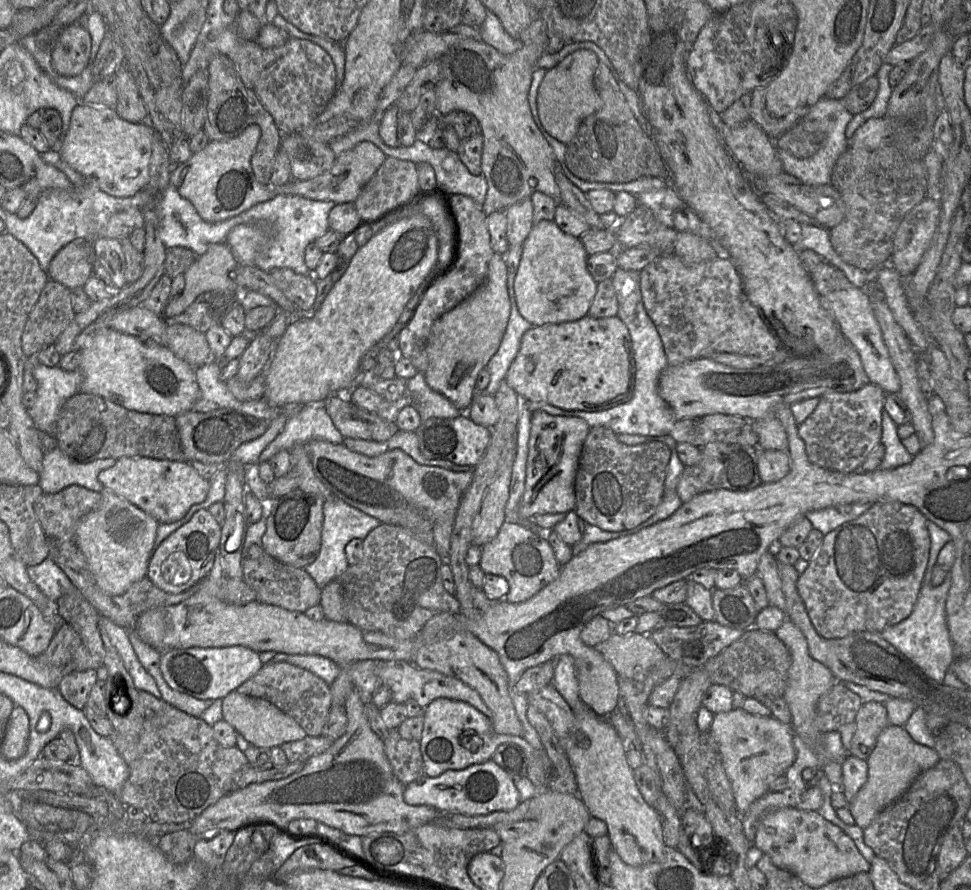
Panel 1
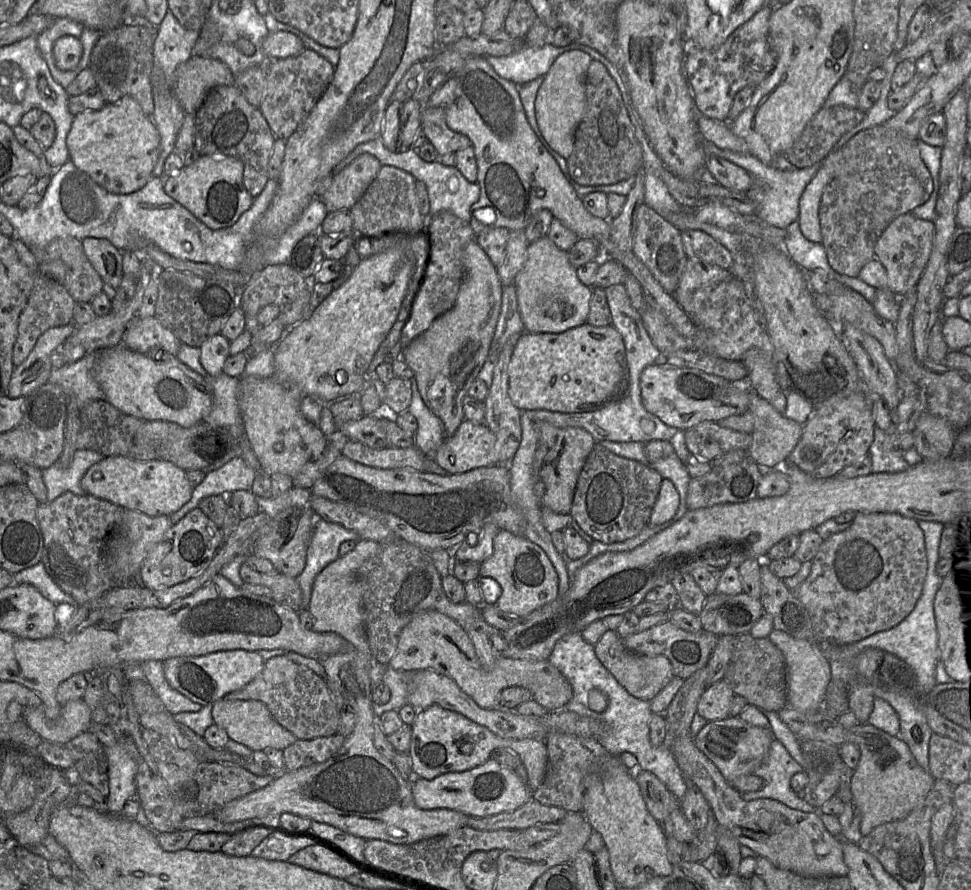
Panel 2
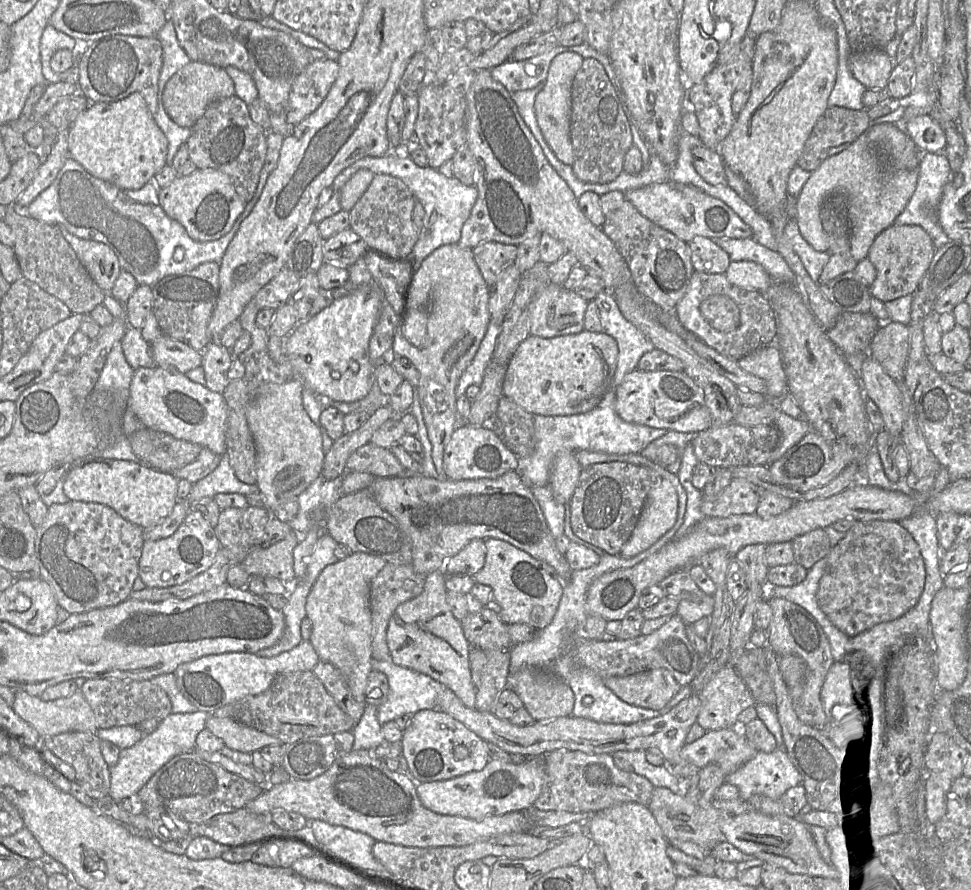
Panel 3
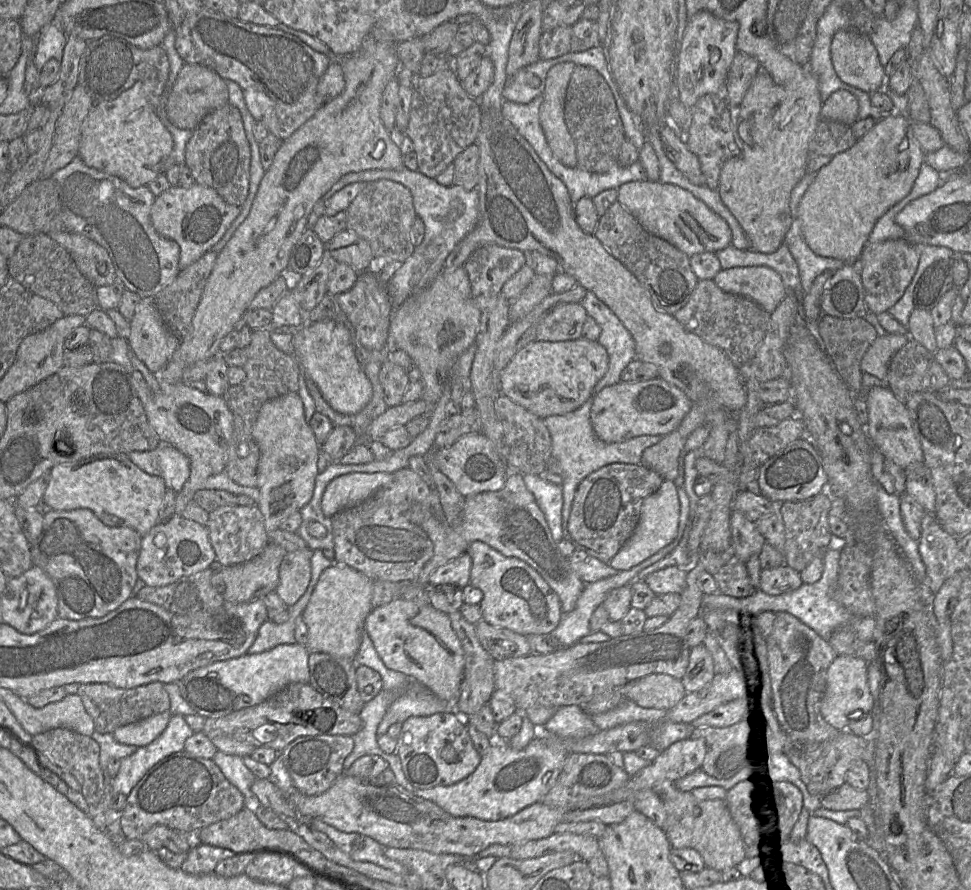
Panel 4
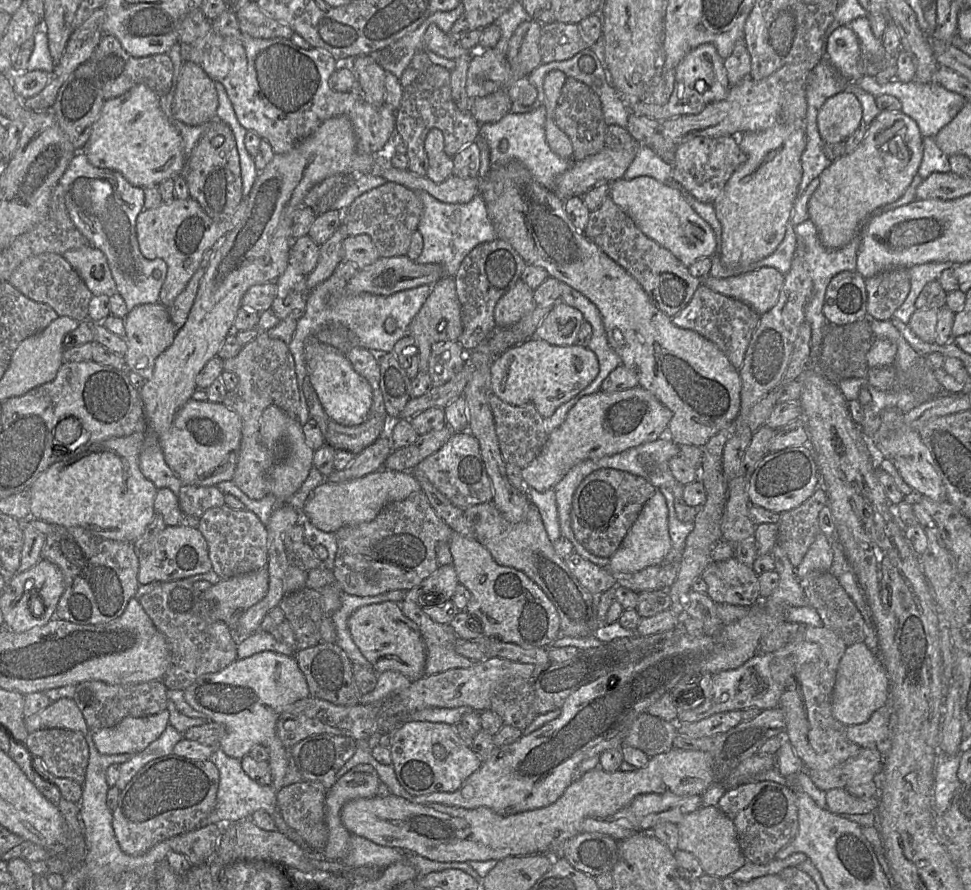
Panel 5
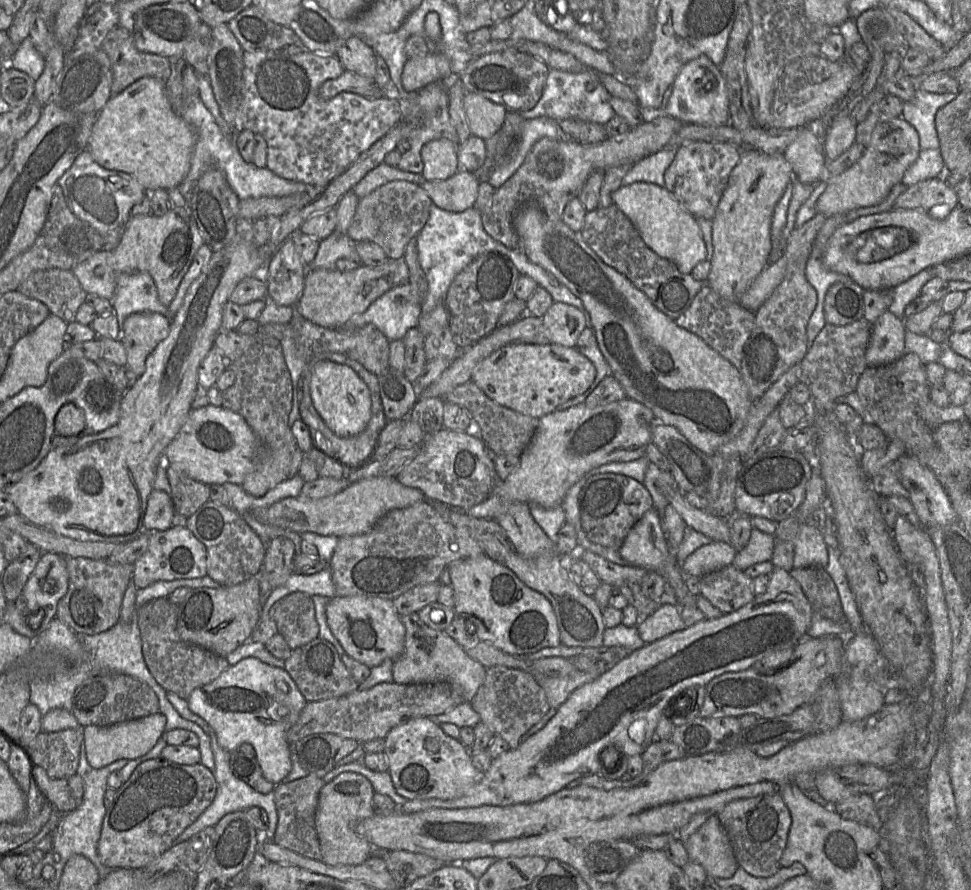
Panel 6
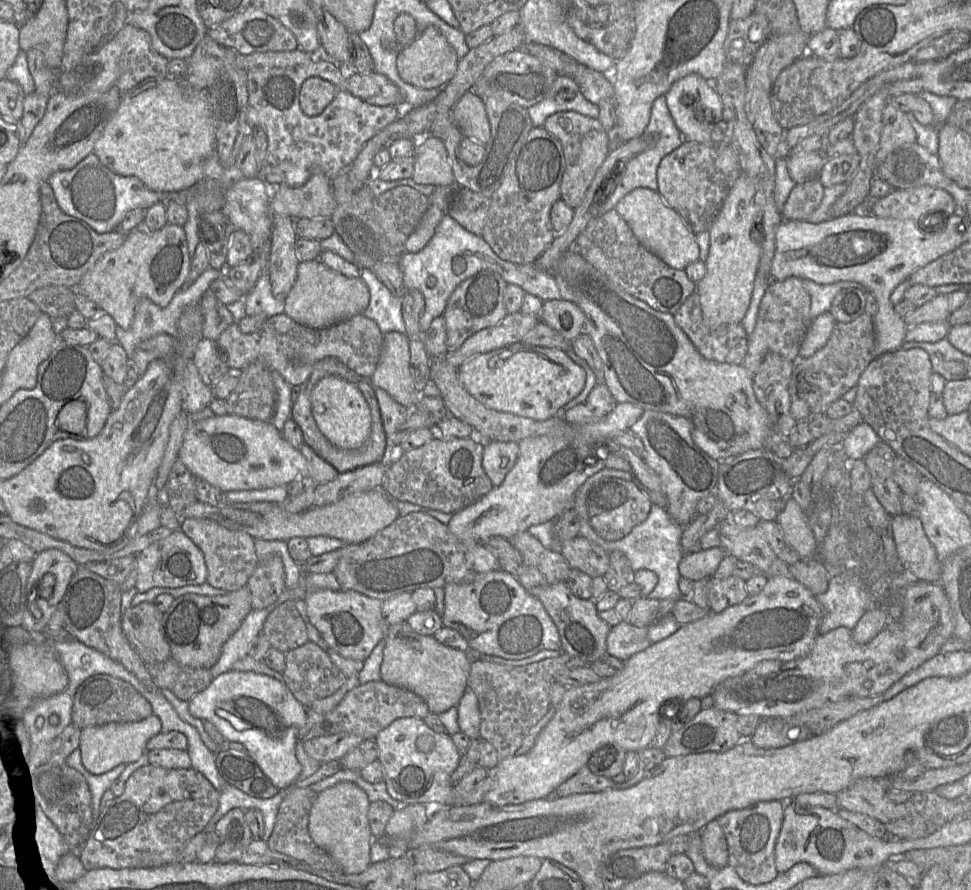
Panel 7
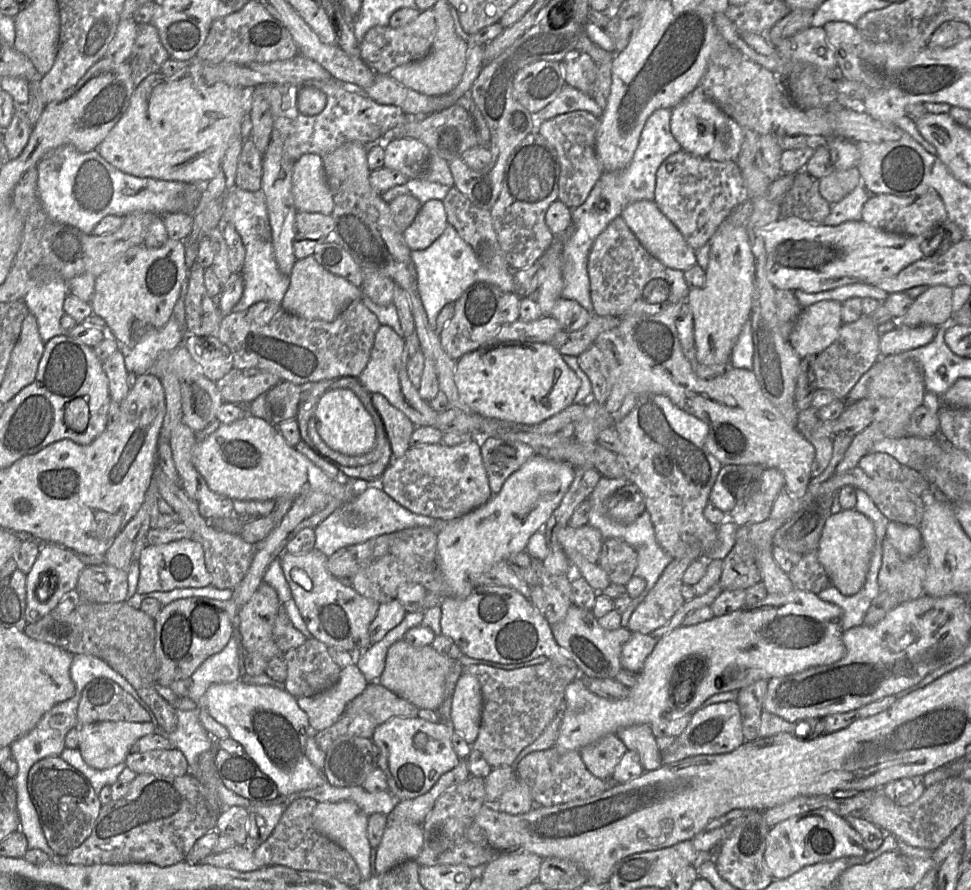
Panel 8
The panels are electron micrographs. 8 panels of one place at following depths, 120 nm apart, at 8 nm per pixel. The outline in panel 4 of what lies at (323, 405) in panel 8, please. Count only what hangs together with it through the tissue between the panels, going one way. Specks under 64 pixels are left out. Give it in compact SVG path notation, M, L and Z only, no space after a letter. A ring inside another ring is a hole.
M323 320L305 324L292 337L295 354L317 385L325 401L342 414L360 412L372 399L372 384L355 354L355 339L350 324Z

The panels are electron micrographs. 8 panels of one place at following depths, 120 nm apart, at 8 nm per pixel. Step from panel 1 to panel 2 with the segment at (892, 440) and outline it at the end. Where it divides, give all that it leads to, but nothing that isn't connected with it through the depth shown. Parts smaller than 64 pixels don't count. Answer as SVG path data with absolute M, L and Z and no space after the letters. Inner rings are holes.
M878 427L874 429L874 440L869 448L868 455L872 460L871 473L900 473L909 468L908 463L903 458L903 453L898 448L894 449L888 435Z

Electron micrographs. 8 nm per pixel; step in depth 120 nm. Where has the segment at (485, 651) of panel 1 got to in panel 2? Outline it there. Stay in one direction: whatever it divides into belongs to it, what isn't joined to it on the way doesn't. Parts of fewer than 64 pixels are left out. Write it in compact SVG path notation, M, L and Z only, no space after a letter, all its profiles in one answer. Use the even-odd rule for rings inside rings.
M434 610L415 614L402 629L396 653L388 665L396 671L432 670L447 676L483 709L501 709L501 692L513 686L528 689L532 700L548 712L563 710L573 696L570 683L548 660L511 659L501 656L493 669L484 669L465 630L447 615Z

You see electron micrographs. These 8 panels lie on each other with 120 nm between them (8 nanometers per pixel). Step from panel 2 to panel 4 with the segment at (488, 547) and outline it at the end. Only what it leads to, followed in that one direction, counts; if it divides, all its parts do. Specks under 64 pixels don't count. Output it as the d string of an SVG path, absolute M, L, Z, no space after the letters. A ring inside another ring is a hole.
M467 553L437 568L429 577L429 588L440 591L438 586L453 586L462 589L469 585L470 571L472 566L471 557Z

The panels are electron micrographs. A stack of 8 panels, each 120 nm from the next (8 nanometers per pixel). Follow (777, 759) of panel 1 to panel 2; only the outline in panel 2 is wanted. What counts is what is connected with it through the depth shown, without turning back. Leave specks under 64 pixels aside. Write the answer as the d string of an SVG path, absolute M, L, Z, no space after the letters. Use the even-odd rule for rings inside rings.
M740 716L708 722L693 738L695 746L715 764L729 783L737 777L753 775L765 759L773 740L770 729L751 725Z

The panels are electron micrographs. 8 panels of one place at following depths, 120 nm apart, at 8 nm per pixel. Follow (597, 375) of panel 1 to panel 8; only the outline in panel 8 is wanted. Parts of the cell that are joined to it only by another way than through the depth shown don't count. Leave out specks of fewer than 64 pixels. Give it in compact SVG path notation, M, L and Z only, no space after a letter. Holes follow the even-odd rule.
M551 344L484 345L459 358L455 363L454 382L459 397L472 411L483 418L499 419L520 425L539 424L573 404L581 380L564 362Z

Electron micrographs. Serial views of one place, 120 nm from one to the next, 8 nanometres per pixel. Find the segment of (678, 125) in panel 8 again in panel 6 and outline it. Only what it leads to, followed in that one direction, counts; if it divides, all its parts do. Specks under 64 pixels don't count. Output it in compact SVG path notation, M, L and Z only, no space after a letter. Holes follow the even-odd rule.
M700 55L699 57L689 61L686 63L679 73L677 74L673 84L672 84L672 94L668 100L667 105L663 109L663 115L658 116L656 118L662 117L662 116L670 116L675 119L680 120L684 124L699 124L699 125L710 125L710 126L722 126L725 124L729 124L729 99L728 99L728 92L725 80L723 78L722 73L720 72L719 66L716 66L706 55Z

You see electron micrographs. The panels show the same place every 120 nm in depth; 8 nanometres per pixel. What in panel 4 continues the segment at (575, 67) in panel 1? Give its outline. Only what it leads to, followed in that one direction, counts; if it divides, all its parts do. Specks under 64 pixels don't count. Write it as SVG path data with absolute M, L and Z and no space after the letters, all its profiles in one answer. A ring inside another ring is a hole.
M572 62L551 67L545 79L540 125L555 158L567 167L577 166L576 148L564 119L566 89L575 68Z

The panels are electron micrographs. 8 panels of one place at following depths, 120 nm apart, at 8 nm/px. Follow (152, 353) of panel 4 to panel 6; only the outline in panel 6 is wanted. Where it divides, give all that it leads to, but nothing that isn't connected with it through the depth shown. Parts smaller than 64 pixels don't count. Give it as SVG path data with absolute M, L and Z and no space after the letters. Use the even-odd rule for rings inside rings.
M155 312L130 314L123 323L121 342L126 350L127 365L137 377L145 372L146 359L156 346L169 334L171 317Z

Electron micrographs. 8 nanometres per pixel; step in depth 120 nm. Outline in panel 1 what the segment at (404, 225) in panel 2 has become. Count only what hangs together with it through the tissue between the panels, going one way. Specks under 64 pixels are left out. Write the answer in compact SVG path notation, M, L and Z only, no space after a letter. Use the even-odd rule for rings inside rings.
M387 157L354 202L360 218L374 218L410 198L420 189L416 164Z

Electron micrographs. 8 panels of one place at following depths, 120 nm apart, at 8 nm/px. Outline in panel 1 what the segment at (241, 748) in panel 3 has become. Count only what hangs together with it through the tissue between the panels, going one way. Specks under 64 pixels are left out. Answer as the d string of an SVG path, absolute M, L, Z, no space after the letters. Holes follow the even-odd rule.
M232 691L222 698L222 719L251 745L270 750L284 743L304 739L304 729L290 716L278 709L266 699L252 697Z

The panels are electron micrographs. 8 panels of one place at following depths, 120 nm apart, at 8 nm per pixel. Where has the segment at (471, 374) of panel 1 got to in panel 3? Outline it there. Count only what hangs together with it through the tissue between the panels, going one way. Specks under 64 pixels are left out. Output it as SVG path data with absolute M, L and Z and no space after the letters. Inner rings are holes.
M458 243L442 245L415 266L405 297L405 312L430 303L423 345L415 347L404 337L402 322L394 335L392 349L395 354L407 358L419 372L417 391L439 479L446 478L444 450L459 425L456 386L487 331L490 322L489 297L490 288L475 262L473 249L461 247Z

